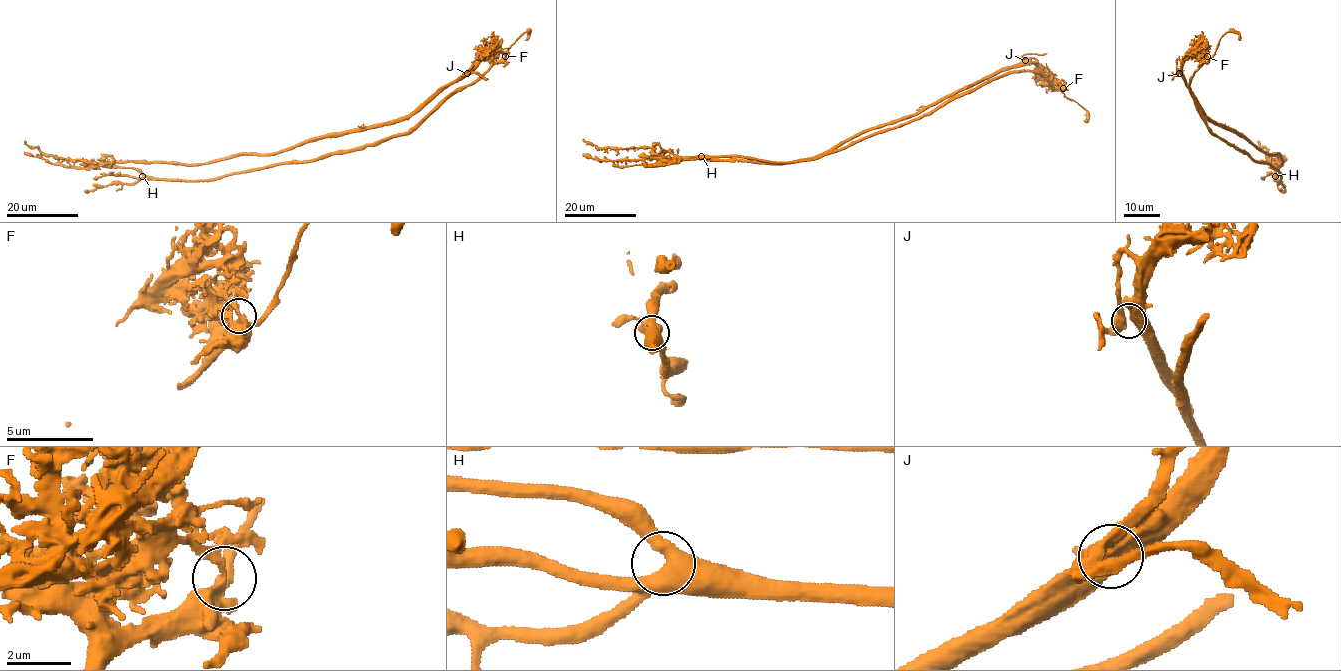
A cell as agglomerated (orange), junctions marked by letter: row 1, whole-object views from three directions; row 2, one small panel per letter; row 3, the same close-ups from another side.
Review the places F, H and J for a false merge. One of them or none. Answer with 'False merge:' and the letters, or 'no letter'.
False merge: F

